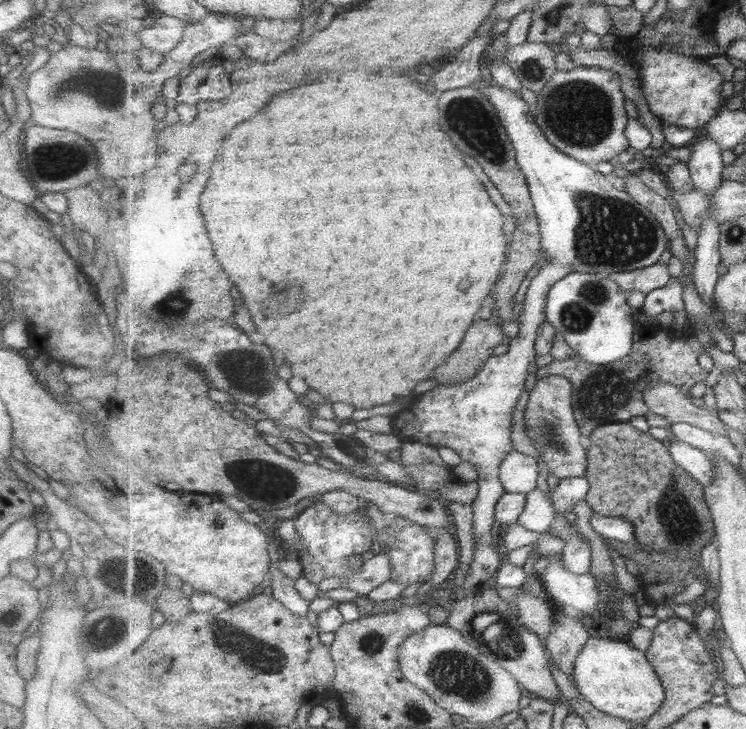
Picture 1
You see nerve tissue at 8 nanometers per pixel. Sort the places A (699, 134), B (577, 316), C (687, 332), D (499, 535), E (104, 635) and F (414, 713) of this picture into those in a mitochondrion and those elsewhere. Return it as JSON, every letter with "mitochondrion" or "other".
{"A":"other","B":"mitochondrion","C":"other","D":"other","E":"mitochondrion","F":"mitochondrion"}

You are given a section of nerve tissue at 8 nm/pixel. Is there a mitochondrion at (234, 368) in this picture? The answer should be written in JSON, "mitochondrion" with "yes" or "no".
{"mitochondrion":"yes"}

